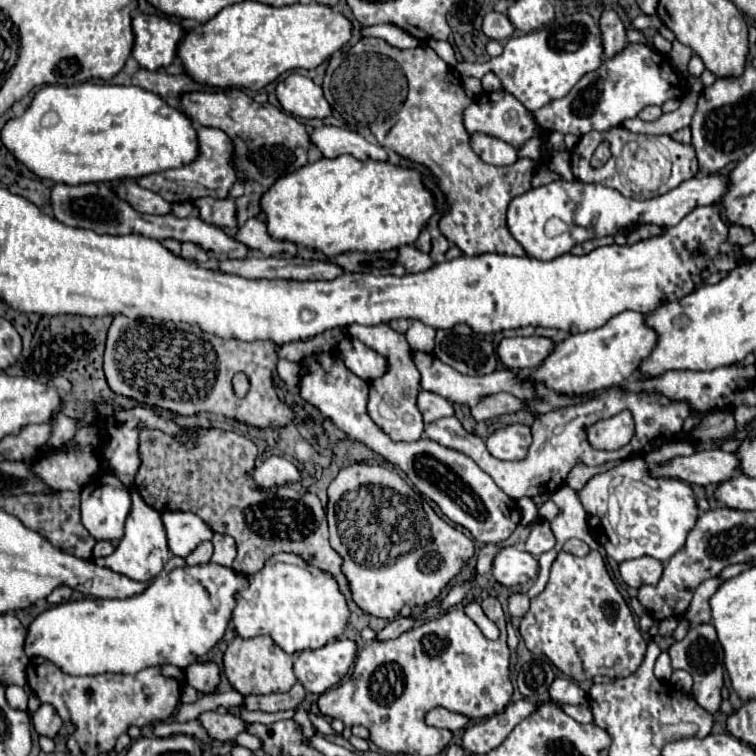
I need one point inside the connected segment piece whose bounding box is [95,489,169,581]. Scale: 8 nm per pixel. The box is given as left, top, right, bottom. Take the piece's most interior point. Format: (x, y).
(142, 553)

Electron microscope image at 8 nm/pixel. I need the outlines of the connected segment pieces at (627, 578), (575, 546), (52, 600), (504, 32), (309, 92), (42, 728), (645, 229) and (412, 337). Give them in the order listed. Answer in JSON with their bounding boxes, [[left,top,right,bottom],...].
[[619,557,663,589],[563,539,589,557],[47,587,71,605],[483,11,513,41],[277,73,331,119],[33,703,63,739],[627,225,663,245],[405,319,435,353]]

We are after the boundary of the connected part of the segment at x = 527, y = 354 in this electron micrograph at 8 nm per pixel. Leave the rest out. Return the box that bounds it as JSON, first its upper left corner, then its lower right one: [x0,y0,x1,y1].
[497,337,553,369]

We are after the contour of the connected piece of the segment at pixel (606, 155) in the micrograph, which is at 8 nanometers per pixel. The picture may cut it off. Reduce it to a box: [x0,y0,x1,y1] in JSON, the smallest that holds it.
[591,141,611,167]

